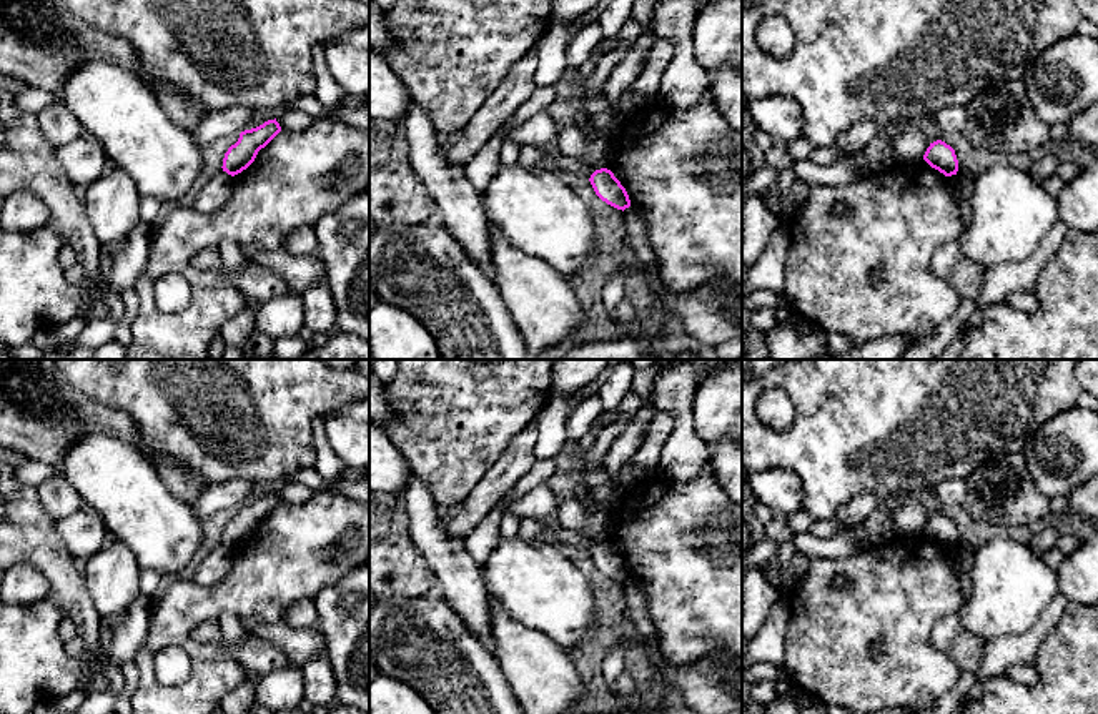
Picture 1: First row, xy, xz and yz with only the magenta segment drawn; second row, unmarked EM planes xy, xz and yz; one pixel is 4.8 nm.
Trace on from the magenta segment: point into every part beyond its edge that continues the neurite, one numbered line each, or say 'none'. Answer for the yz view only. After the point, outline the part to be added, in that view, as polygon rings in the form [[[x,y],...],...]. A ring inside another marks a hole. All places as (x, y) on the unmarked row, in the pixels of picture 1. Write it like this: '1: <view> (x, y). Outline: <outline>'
none

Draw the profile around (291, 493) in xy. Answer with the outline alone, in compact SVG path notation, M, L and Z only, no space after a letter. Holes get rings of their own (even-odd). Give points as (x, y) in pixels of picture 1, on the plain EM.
M286 483L281 489L276 491L276 494L283 504L303 504L314 493L299 483Z

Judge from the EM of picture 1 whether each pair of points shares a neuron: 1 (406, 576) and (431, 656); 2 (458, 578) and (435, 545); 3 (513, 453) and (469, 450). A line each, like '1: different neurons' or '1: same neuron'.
1: different neurons
2: same neuron
3: different neurons

